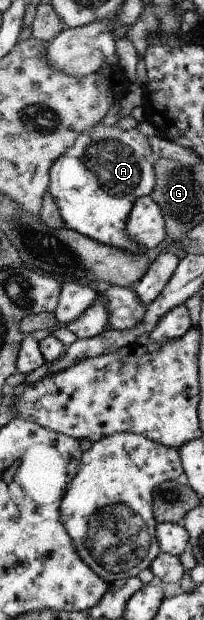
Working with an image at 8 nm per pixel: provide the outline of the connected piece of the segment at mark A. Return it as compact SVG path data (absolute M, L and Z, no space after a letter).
M95 124L90 131L79 135L69 152L53 162L53 166L49 168L48 192L57 202L65 227L80 232L91 240L99 241L99 244L119 248L131 254L145 254L145 248L139 248L135 240L131 240L131 236L127 234L127 219L130 218L134 203L142 196L150 195L157 186L156 162L157 158L153 158L148 137L136 128L125 131L114 125Z

